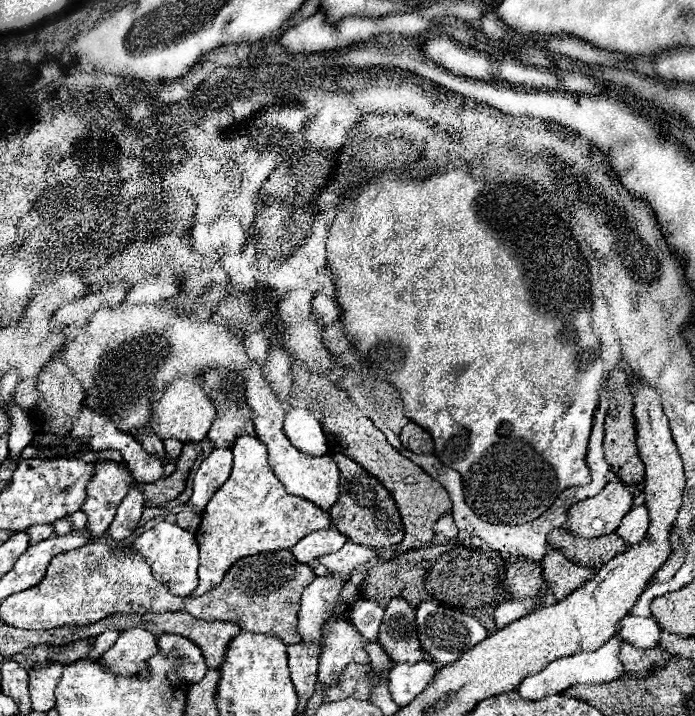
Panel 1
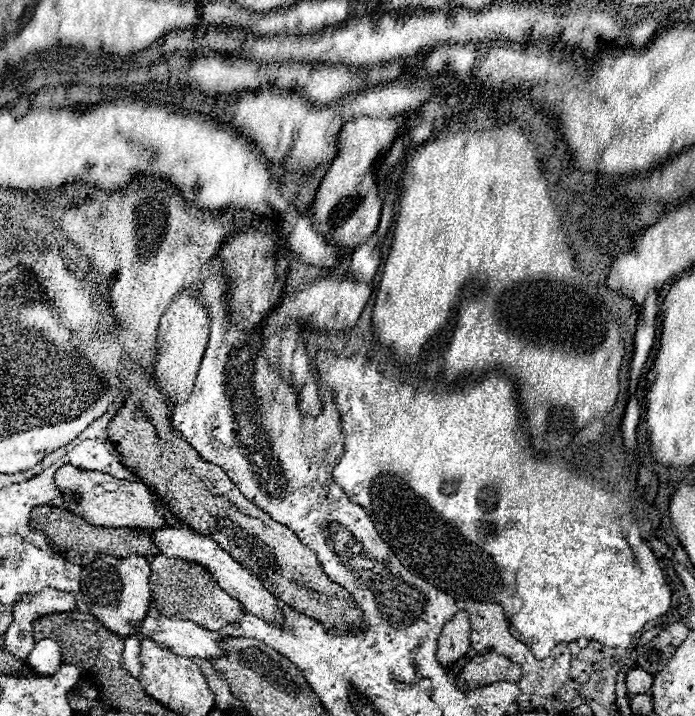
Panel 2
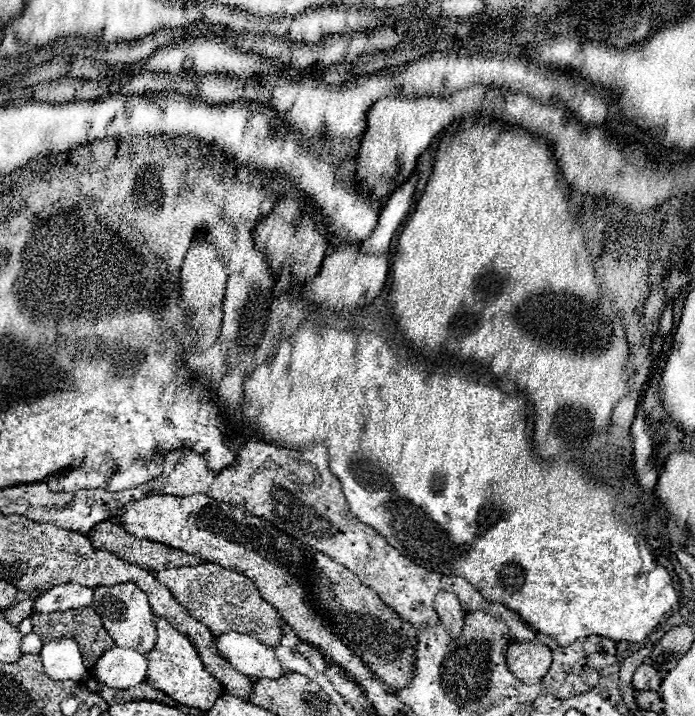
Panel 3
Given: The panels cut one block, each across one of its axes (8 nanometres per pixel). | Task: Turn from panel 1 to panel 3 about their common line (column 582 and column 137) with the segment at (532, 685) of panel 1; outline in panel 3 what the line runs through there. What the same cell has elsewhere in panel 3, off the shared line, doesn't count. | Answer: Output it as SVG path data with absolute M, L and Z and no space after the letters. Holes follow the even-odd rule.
M112 648L96 662L96 678L110 688L126 690L146 680L146 656L134 648Z

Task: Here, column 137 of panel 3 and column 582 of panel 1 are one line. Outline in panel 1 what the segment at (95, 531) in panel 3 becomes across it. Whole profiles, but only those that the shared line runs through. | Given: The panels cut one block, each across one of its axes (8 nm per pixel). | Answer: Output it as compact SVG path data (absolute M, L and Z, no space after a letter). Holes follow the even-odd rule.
M556 528L548 536L548 544L554 550L560 550L562 554L566 554L570 562L588 566L592 570L602 568L606 560L612 560L614 556L626 550L626 542L616 532L598 536L598 538L580 538L570 530Z

